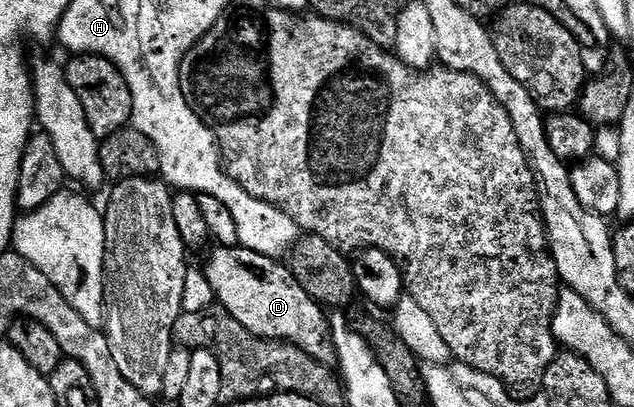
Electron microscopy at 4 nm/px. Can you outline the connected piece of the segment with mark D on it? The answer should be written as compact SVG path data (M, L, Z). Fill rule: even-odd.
M238 245L223 246L211 254L207 262L207 282L215 293L215 298L224 306L225 314L237 324L241 324L250 334L262 340L286 340L302 350L309 346L310 350L318 350L329 345L323 337L328 327L328 315L324 307L314 302L270 257L240 248Z

